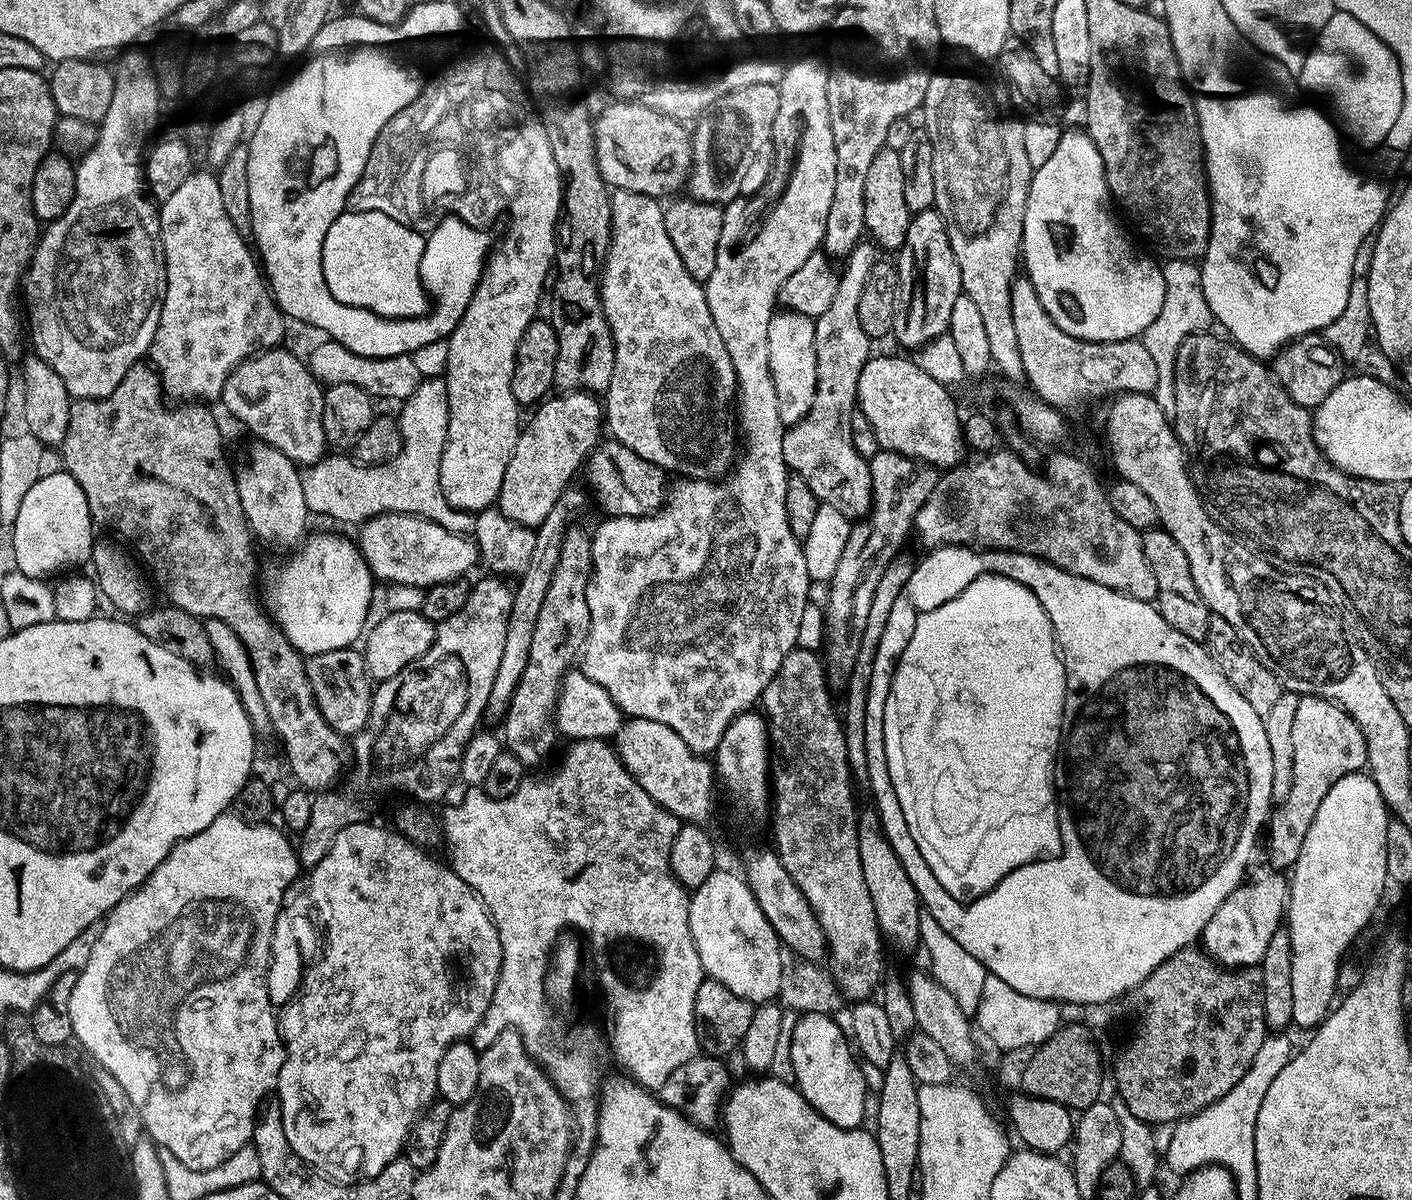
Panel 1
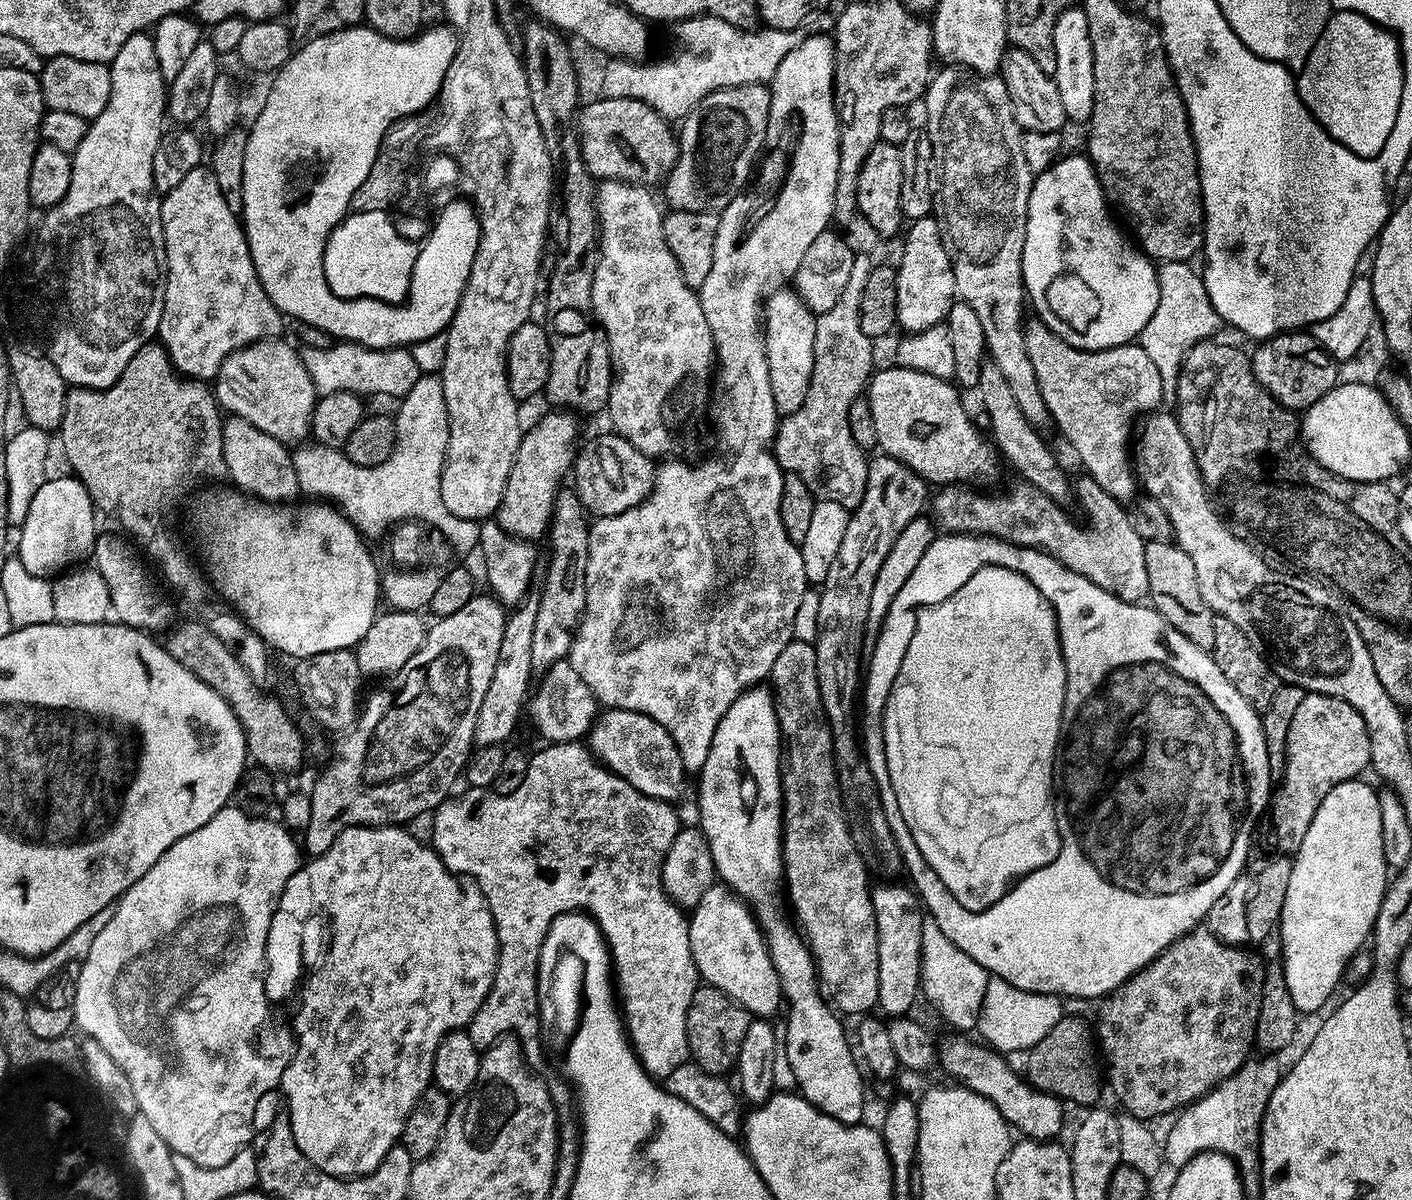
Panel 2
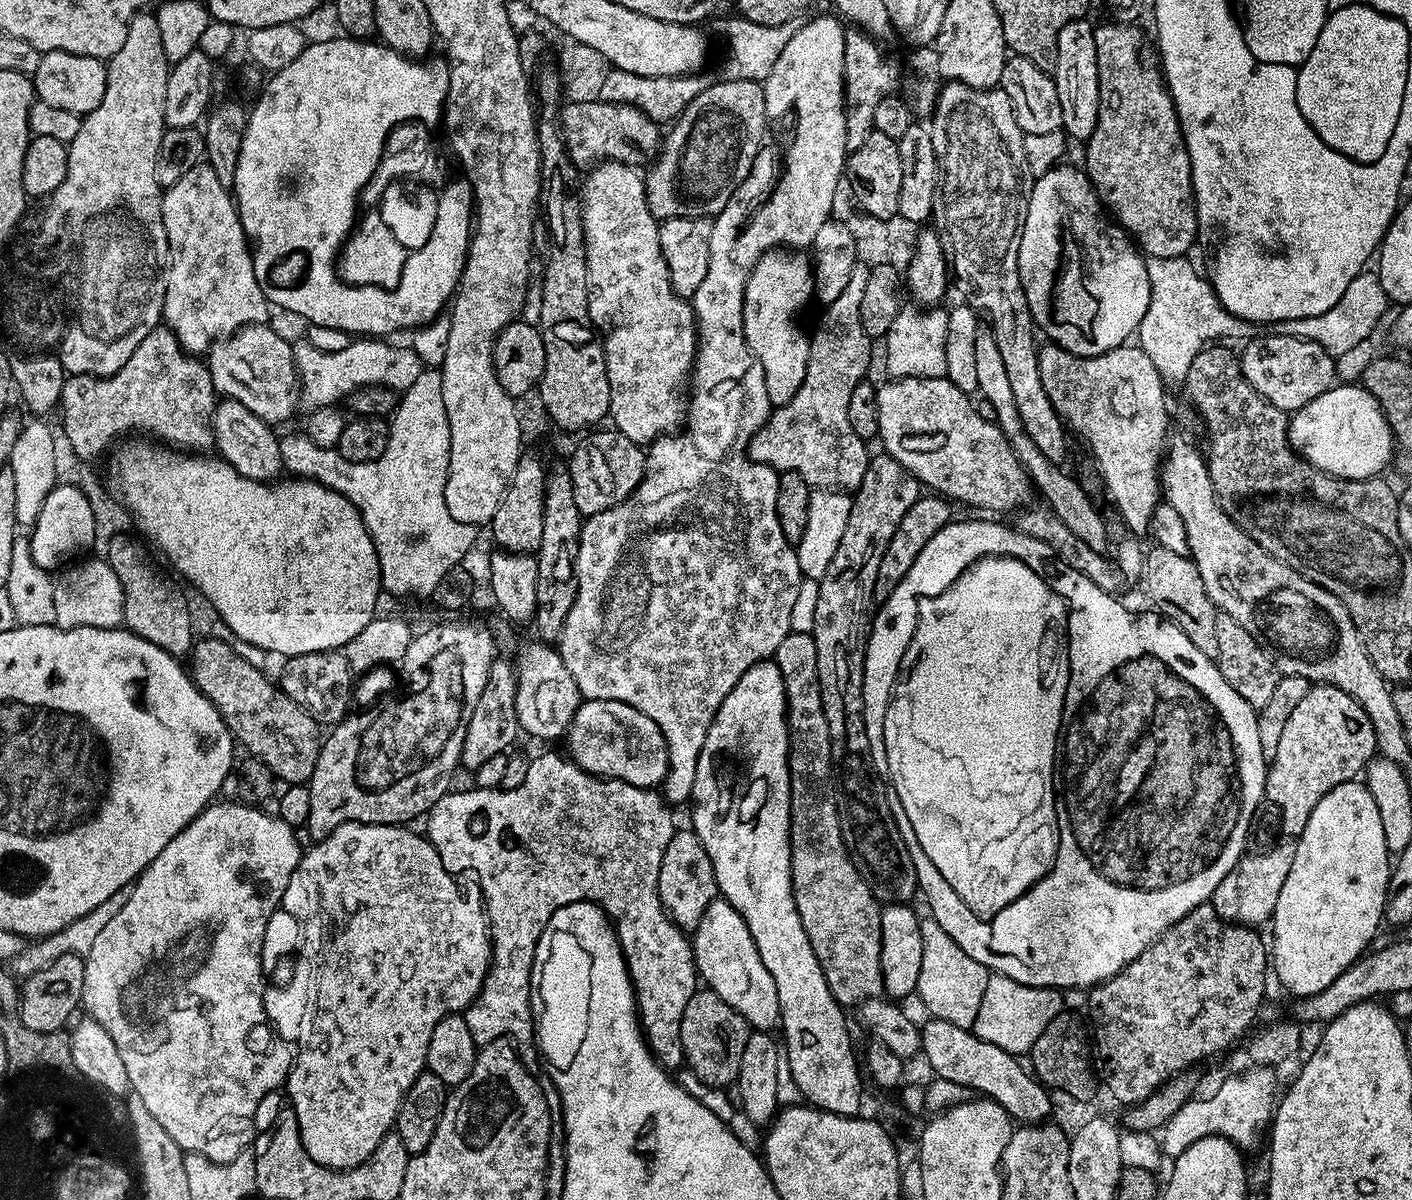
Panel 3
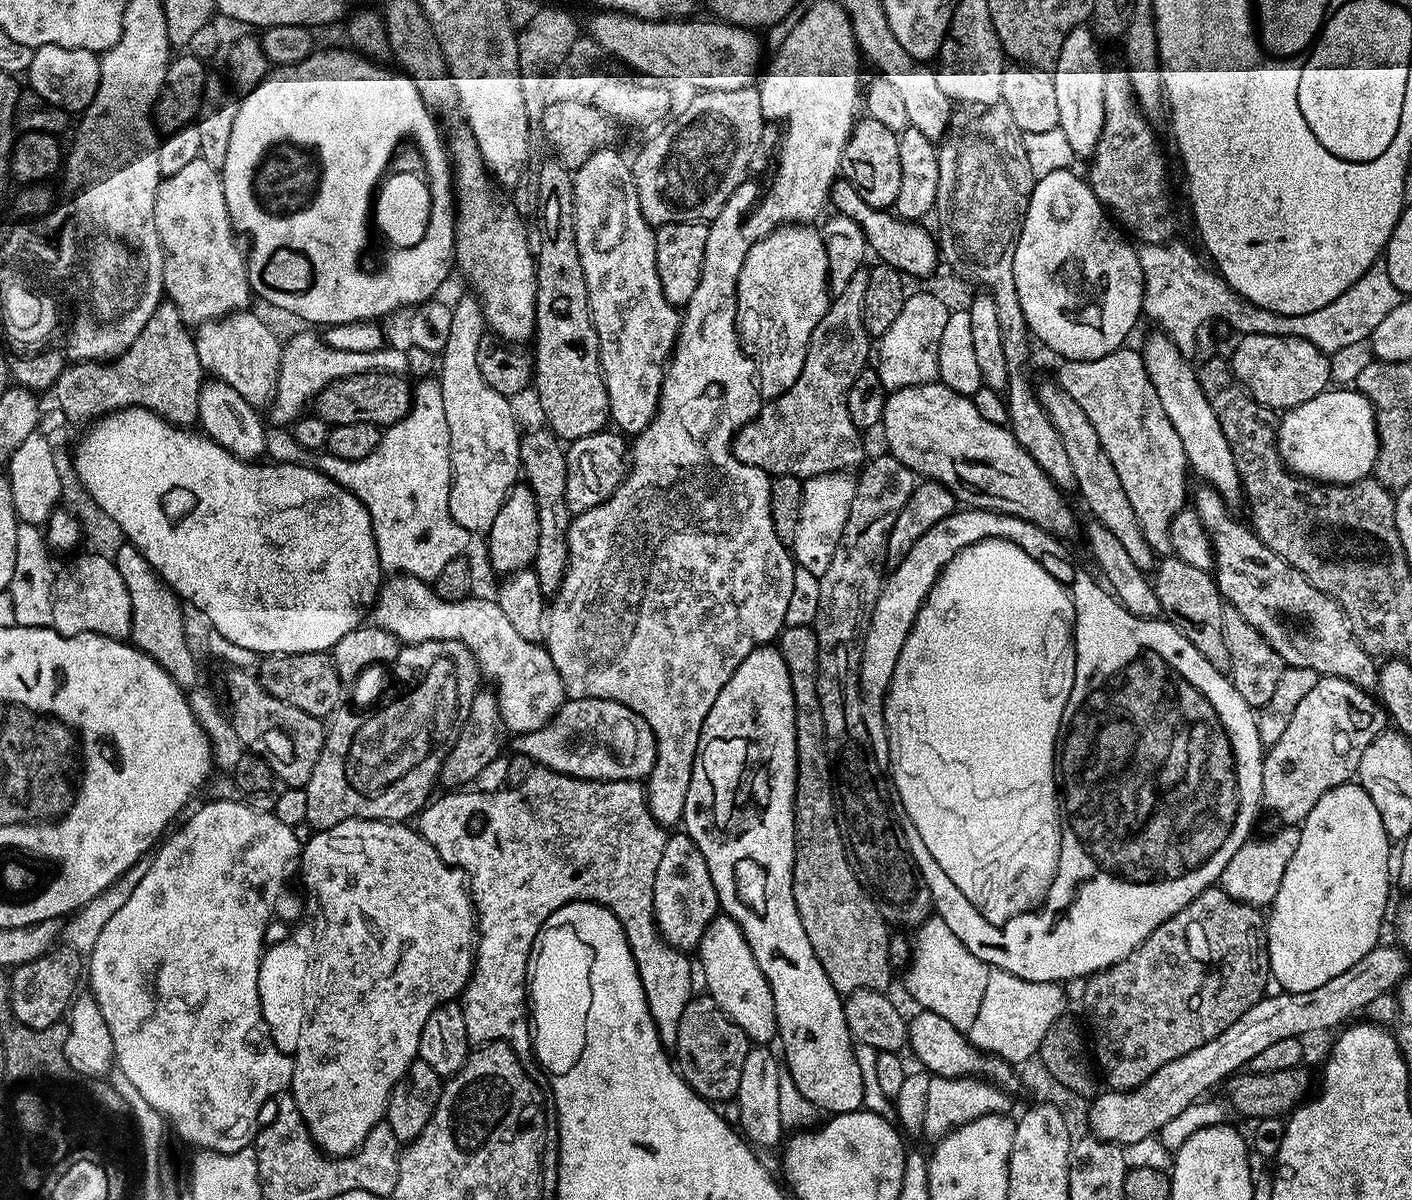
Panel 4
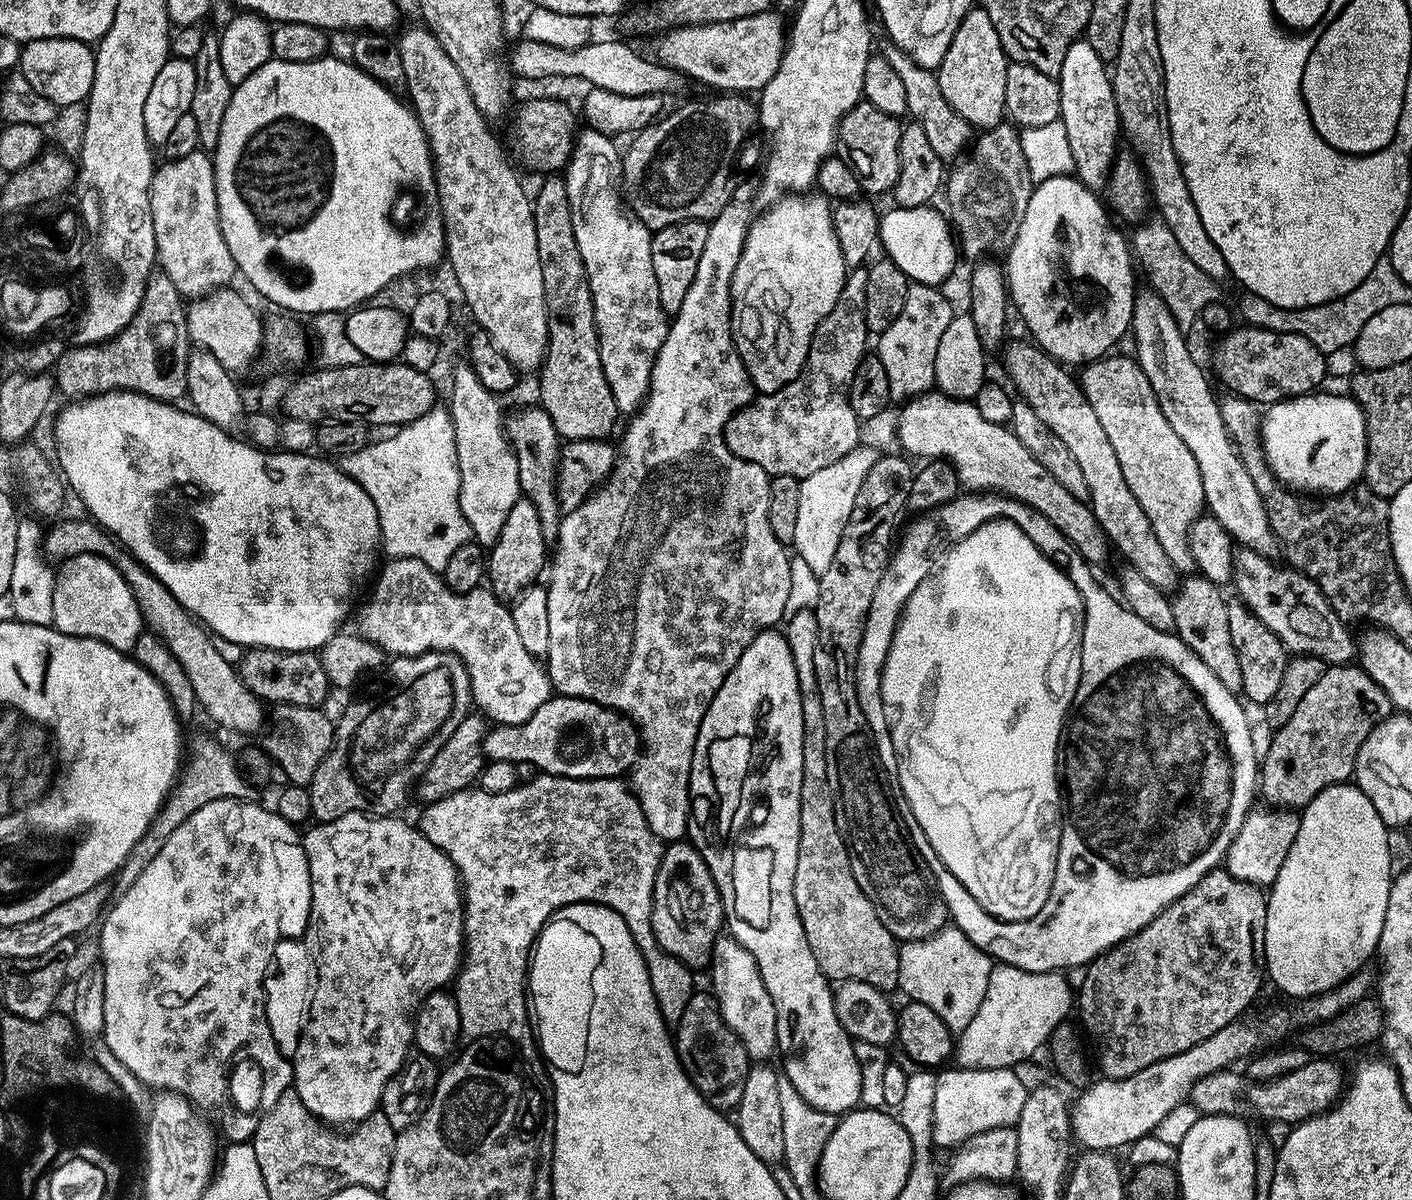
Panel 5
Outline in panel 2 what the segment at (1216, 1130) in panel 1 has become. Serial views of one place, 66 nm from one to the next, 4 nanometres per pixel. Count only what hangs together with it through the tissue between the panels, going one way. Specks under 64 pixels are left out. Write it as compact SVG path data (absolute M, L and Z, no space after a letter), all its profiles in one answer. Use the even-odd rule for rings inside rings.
M1264 1054L1261 1060L1249 1058L1232 1076L1225 1077L1210 1092L1193 1101L1177 1115L1162 1140L1163 1159L1167 1167L1178 1170L1201 1151L1220 1152L1235 1161L1235 1169L1241 1172L1261 1173L1260 1123L1270 1102L1270 1094L1278 1086L1282 1067L1275 1055Z

